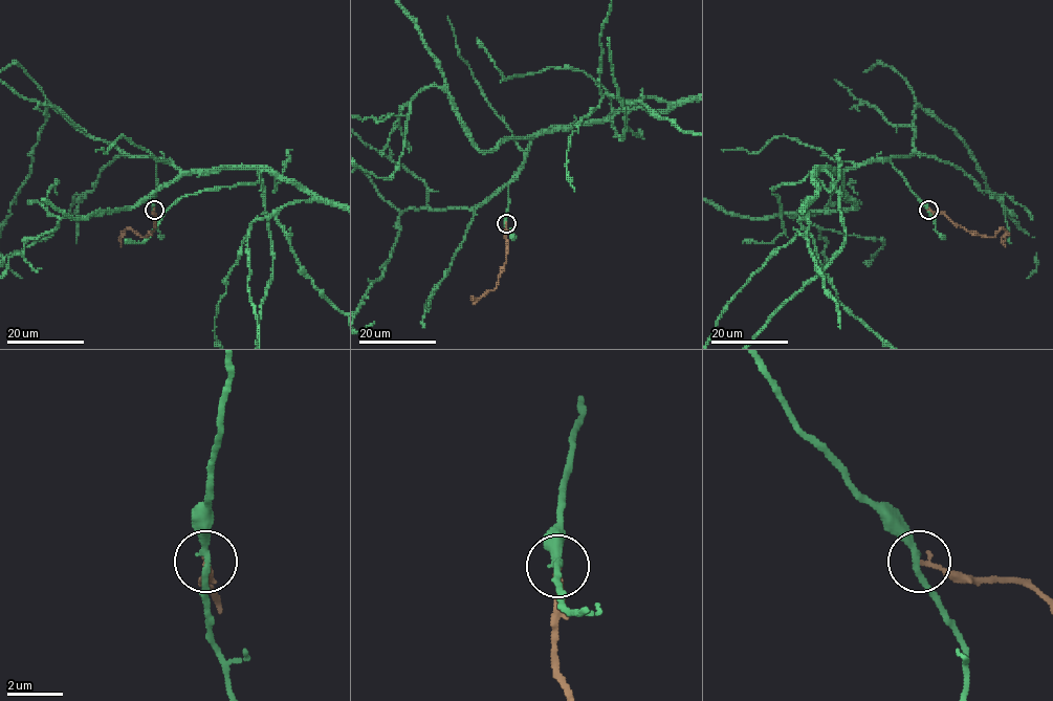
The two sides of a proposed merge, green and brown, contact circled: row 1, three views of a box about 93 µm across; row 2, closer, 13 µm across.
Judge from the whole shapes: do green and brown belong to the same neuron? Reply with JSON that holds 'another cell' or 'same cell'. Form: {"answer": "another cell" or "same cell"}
{"answer": "another cell"}

